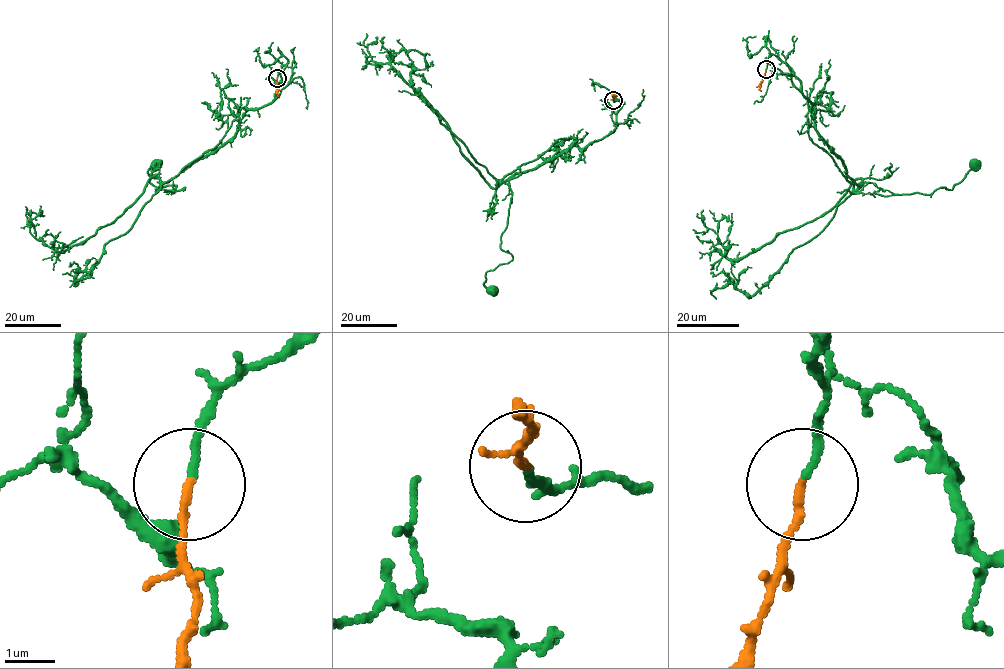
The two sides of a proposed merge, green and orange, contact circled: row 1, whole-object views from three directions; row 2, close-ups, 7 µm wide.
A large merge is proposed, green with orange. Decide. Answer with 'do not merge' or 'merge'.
merge

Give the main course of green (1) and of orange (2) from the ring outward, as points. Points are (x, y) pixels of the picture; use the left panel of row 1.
1: (277, 77), (232, 138), (152, 177), (79, 243), (47, 246), (30, 217), (43, 216)
2: (277, 78), (279, 97)

